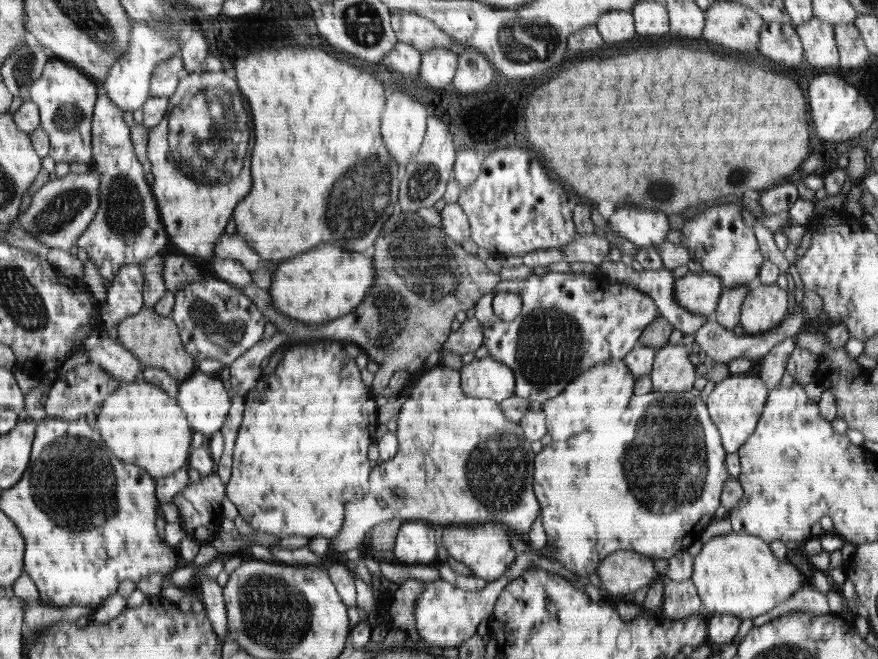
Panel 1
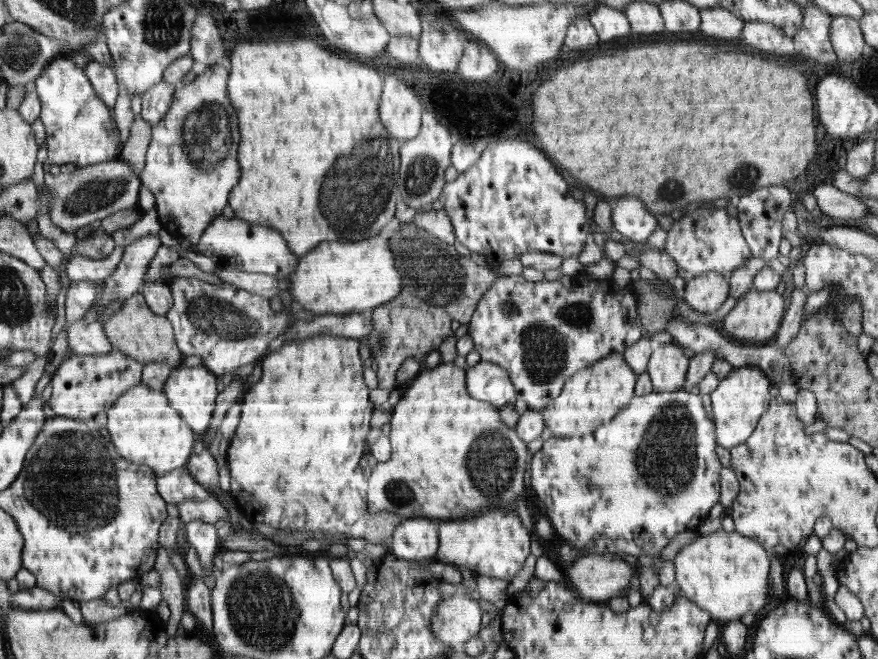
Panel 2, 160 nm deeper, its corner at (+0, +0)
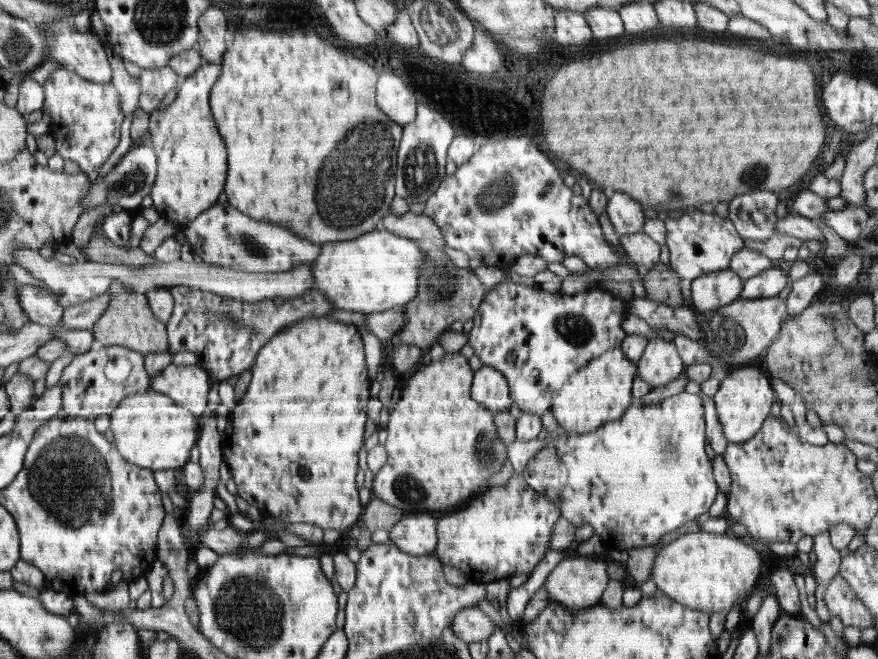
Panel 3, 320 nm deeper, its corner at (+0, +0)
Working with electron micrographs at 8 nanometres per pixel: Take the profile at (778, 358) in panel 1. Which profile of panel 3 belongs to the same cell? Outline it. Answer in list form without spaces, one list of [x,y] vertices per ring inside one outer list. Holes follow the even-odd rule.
[[[810,271],[806,276],[792,282],[792,290],[786,299],[787,313],[784,319],[797,315],[808,308],[808,305],[813,302],[813,298],[825,287],[822,275],[818,271]]]

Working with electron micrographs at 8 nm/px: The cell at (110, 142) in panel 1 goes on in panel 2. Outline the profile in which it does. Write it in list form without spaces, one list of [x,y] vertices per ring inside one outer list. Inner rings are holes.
[[[96,61],[88,63],[85,68],[86,77],[93,82],[97,95],[111,112],[110,118],[112,118],[114,130],[120,132],[118,123],[116,123],[116,117],[114,117],[113,114],[114,104],[116,104],[118,100],[117,76],[114,76],[114,72],[112,72],[110,67],[102,66],[102,64]]]

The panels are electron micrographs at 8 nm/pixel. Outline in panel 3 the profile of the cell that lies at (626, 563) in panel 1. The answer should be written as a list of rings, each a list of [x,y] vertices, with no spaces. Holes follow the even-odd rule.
[[[571,554],[550,572],[543,588],[551,603],[558,603],[574,612],[601,604],[604,589],[610,581],[605,562]]]

